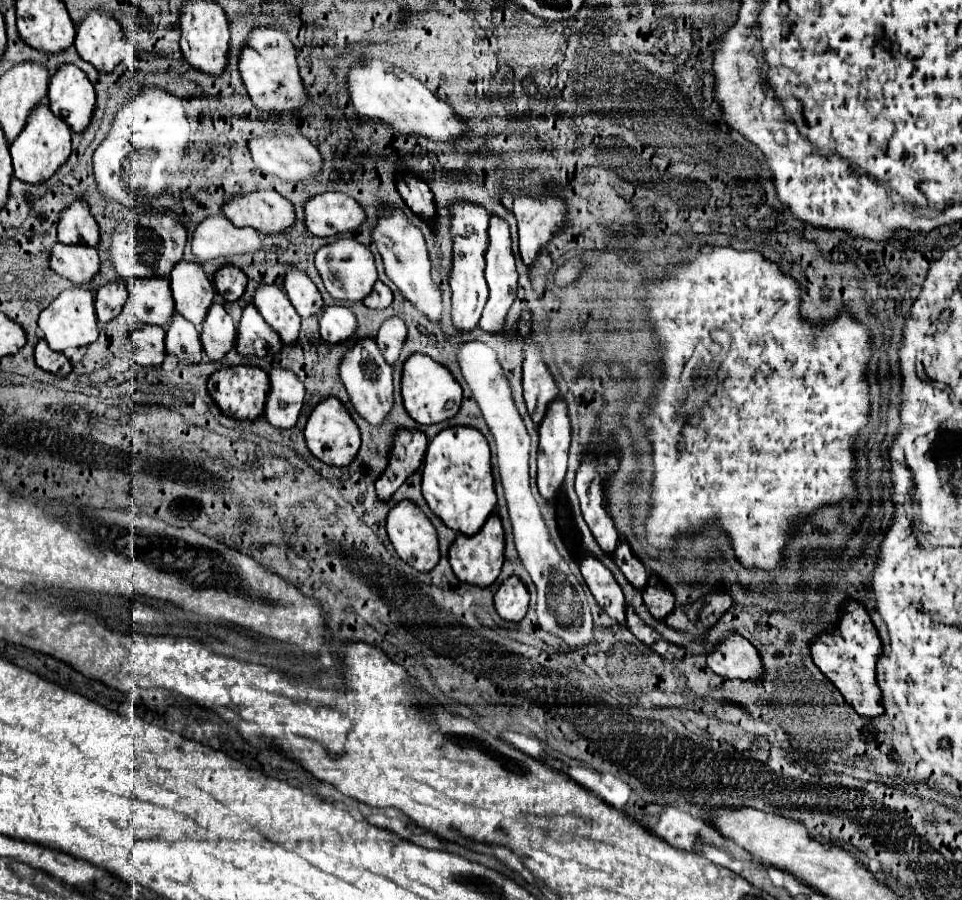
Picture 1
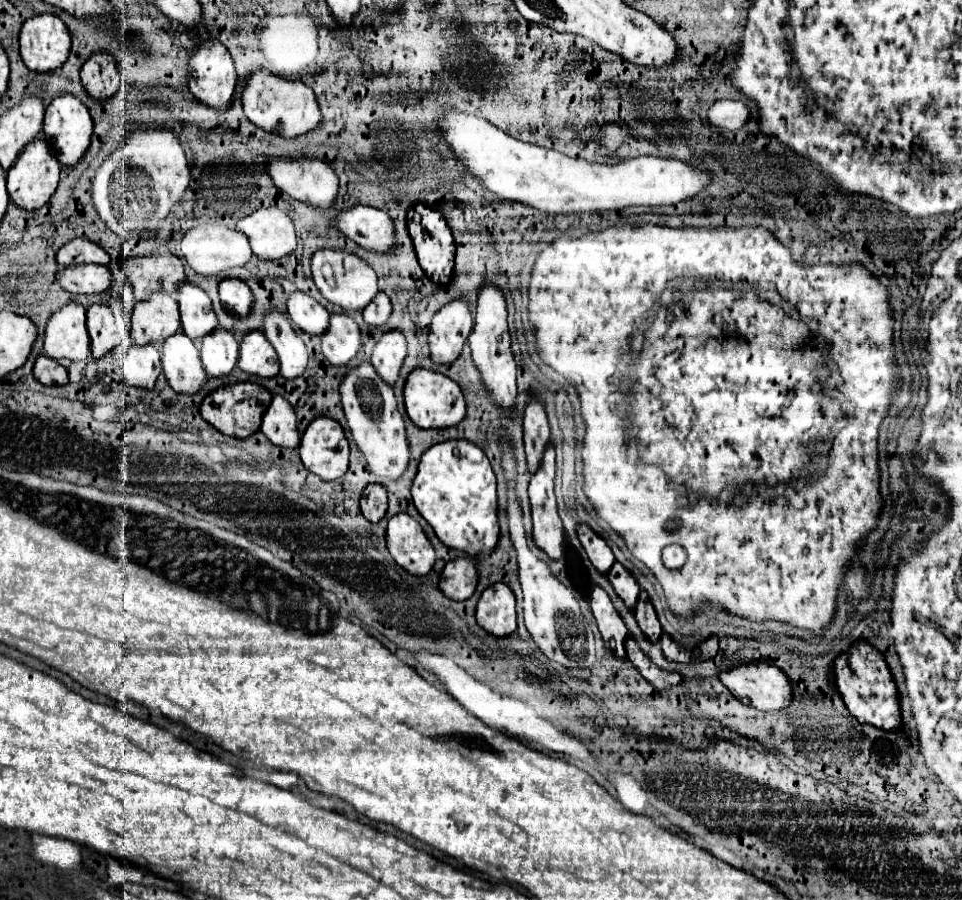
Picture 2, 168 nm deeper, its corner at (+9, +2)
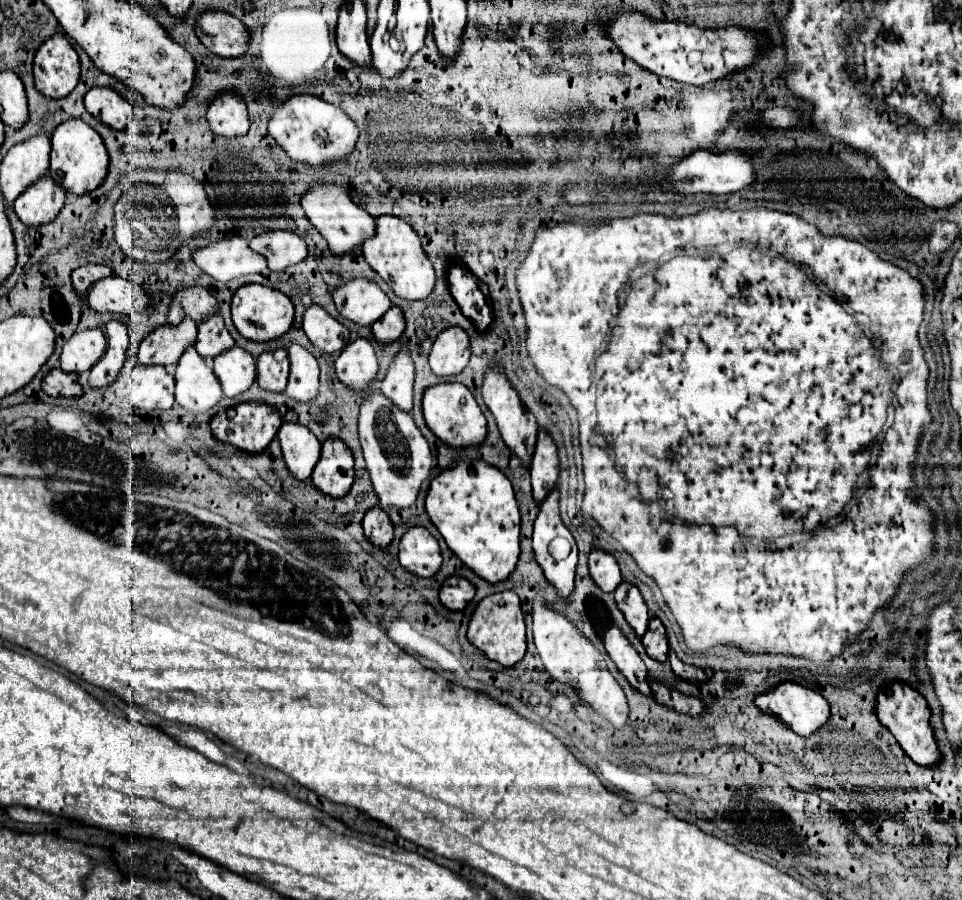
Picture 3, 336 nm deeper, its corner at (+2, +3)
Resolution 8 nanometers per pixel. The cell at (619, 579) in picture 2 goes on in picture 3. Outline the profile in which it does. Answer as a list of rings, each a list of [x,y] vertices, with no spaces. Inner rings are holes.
[[[622,582],[620,588],[616,588],[614,598],[616,598],[616,604],[618,604],[620,612],[624,614],[626,622],[632,626],[636,636],[642,638],[644,632],[648,630],[650,616],[648,616],[648,608],[646,608],[638,588],[628,584],[628,582]]]

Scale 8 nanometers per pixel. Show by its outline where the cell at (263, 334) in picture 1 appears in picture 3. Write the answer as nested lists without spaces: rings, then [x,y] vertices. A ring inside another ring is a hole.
[[[286,350],[262,354],[258,358],[258,386],[270,392],[284,392],[290,372],[290,360]]]

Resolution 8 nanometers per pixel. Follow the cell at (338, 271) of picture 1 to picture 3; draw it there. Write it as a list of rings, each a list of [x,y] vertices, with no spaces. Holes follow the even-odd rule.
[[[364,278],[350,280],[348,284],[334,290],[332,296],[338,312],[358,326],[372,326],[392,306],[378,284]]]

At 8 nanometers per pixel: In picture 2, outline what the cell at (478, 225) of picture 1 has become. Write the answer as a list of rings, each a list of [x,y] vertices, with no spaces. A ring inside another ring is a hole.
[[[465,297],[453,299],[437,311],[431,321],[429,347],[431,357],[437,363],[451,363],[459,357],[461,347],[471,333],[473,311],[471,303]]]

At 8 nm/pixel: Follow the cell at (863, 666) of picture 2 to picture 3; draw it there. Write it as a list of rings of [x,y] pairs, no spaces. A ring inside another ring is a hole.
[[[894,682],[888,690],[882,690],[878,694],[876,714],[878,714],[880,722],[898,740],[902,750],[912,758],[912,762],[916,762],[918,766],[926,766],[926,768],[932,768],[932,766],[936,766],[940,762],[942,754],[940,754],[936,738],[934,738],[934,730],[930,726],[930,708],[928,708],[928,704],[926,704],[926,700],[924,700],[924,696],[920,692],[912,690],[906,684]]]

